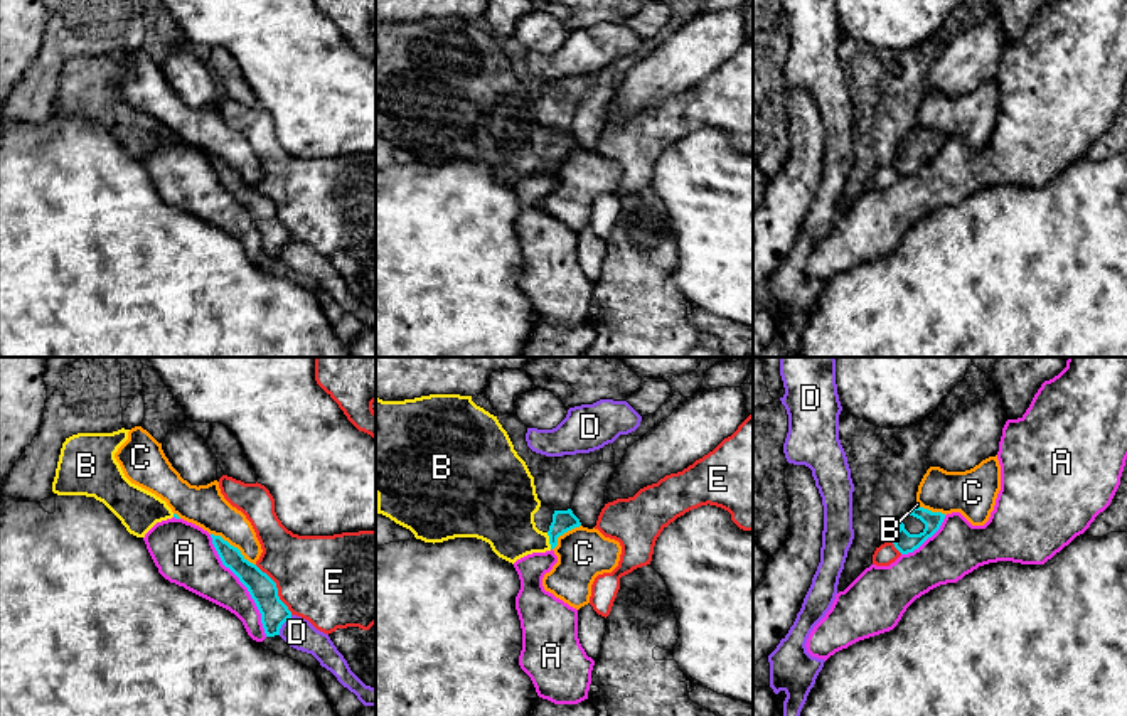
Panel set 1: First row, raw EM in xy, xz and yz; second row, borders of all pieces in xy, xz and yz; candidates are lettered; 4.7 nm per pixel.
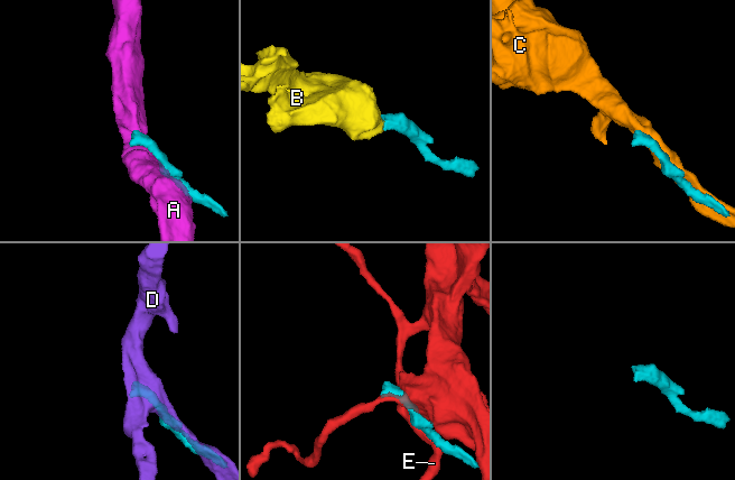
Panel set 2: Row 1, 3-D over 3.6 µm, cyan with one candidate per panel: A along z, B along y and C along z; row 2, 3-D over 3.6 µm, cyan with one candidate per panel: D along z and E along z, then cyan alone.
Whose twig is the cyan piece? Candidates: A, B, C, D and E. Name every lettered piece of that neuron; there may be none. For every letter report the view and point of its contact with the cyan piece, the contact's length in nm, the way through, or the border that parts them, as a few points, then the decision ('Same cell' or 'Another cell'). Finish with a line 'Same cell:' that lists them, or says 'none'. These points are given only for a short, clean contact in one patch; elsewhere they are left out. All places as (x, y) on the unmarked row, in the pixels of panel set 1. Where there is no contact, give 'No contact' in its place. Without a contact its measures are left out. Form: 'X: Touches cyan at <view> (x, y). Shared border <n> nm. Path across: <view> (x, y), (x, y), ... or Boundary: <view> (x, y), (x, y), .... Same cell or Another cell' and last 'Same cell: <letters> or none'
A: Touches cyan at xy (243, 206). Shared border 550 nm. Another cell
B: Touches cyan at xz (550, 164). Shared border 80 nm. Same cell
C: Touches cyan at xy (233, 169). Shared border 260 nm. Another cell
D: Touches cyan at xy (282, 246). Shared border 120 nm. Another cell
E: Touches cyan at xy (277, 211). Shared border 300 nm. Another cell
Same cell: B

